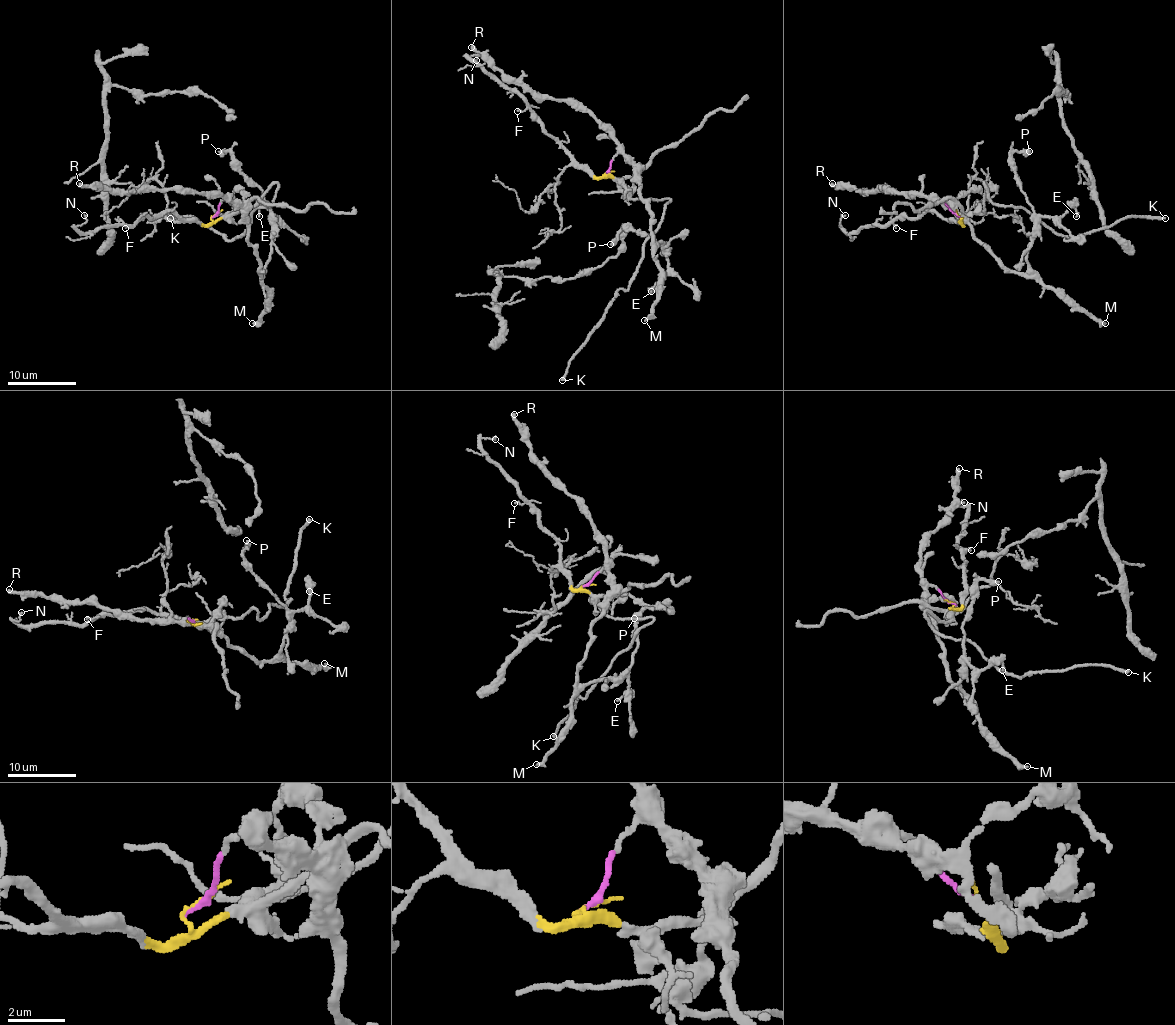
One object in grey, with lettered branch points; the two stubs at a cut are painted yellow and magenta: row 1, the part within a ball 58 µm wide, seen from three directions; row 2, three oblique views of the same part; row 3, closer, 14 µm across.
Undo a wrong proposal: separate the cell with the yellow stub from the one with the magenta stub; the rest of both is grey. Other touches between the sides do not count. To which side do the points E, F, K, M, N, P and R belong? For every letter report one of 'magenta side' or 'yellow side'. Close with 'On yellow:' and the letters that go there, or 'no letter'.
E: magenta side
F: yellow side
K: yellow side
M: magenta side
N: yellow side
P: magenta side
R: magenta side
On yellow: F, K, N

